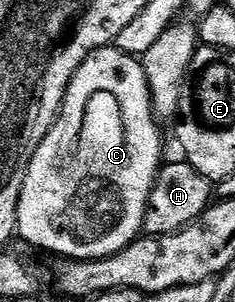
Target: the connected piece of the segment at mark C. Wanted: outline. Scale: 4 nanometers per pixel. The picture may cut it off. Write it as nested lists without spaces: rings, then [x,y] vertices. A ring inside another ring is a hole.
[[[117,46],[96,50],[83,62],[80,70],[76,70],[66,91],[58,121],[52,126],[52,130],[44,138],[44,142],[40,142],[40,150],[36,150],[36,154],[32,158],[32,166],[29,174],[24,178],[24,190],[20,194],[18,203],[17,235],[23,236],[34,248],[43,248],[46,252],[55,252],[53,254],[55,257],[72,260],[99,260],[105,256],[115,256],[120,250],[127,248],[133,240],[139,239],[146,223],[146,207],[158,177],[158,169],[164,163],[162,132],[158,127],[160,124],[155,117],[154,106],[150,102],[150,87],[146,81],[146,72],[142,69],[141,59],[124,54]]]

